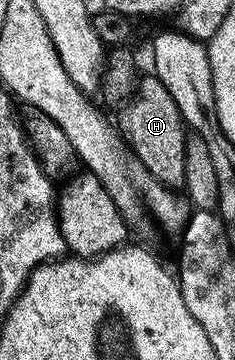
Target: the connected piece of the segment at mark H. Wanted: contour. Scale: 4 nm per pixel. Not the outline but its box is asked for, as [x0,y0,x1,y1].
[119,73,187,185]

